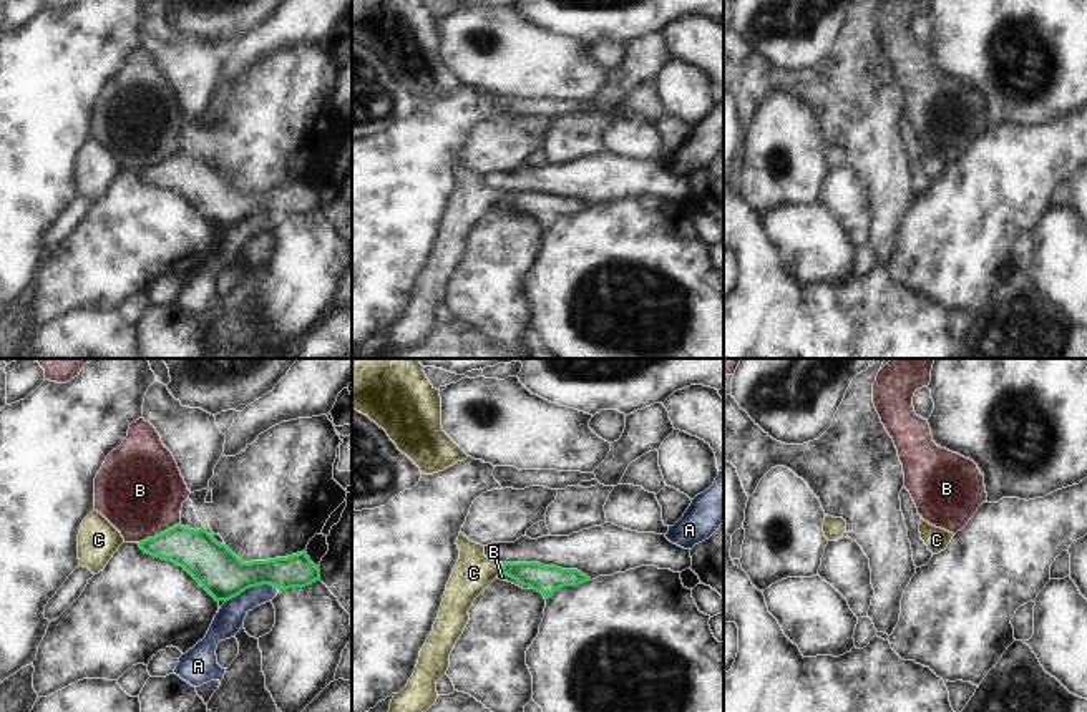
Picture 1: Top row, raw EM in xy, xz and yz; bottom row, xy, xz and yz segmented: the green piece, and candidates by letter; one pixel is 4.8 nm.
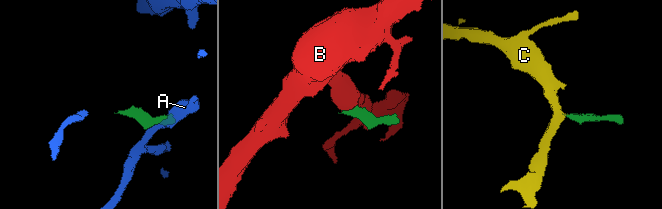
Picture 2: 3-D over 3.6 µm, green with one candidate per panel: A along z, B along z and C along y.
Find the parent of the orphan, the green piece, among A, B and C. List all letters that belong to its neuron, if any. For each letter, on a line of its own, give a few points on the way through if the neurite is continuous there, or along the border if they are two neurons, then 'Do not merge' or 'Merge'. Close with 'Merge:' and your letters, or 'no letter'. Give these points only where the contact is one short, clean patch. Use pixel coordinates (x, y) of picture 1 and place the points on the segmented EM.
A: Boundary: xy (279, 590), (269, 585), (249, 586), (226, 601). Do not merge
B: Boundary: xy (180, 523), (138, 543). Do not merge
C: Path across: xz (546, 580), (502, 568), (473, 573). Merge
Merge: C.

